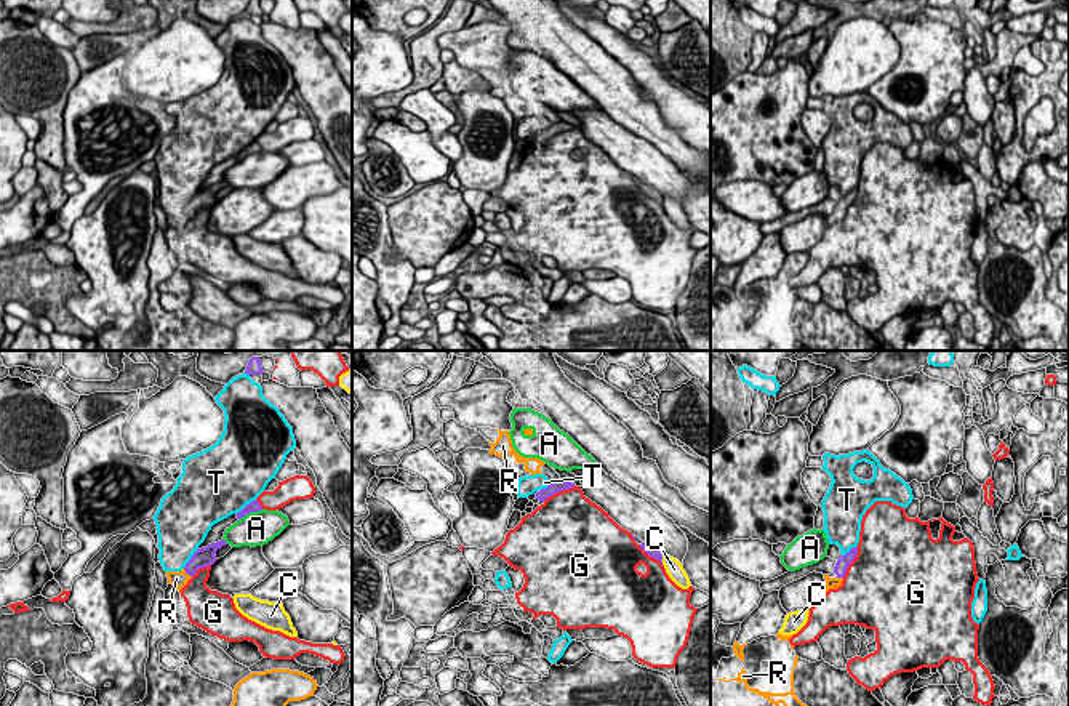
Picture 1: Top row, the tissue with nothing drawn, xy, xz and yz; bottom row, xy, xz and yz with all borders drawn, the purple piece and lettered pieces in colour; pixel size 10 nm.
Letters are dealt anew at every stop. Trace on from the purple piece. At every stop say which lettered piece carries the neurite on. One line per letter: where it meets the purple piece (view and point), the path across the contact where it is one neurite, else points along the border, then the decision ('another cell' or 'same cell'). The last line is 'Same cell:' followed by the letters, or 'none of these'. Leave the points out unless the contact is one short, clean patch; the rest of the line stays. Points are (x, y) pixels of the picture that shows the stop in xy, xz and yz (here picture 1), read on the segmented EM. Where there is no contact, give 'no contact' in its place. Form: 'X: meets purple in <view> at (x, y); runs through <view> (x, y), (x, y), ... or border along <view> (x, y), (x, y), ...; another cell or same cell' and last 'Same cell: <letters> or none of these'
A: meets purple in xy at (250, 511); another cell
C: meets purple in xz at (661, 559); another cell
G: meets purple in xz at (559, 490); another cell
R: meets purple in xy at (188, 573); another cell
T: meets purple in xy at (247, 505); another cell
Same cell: none of these

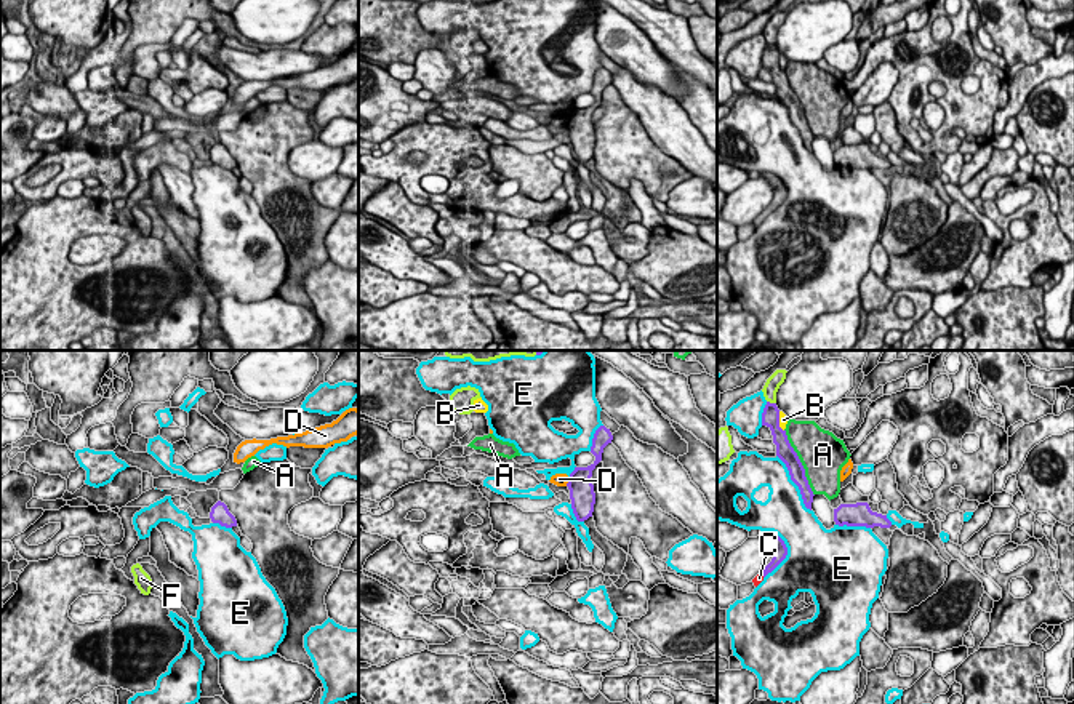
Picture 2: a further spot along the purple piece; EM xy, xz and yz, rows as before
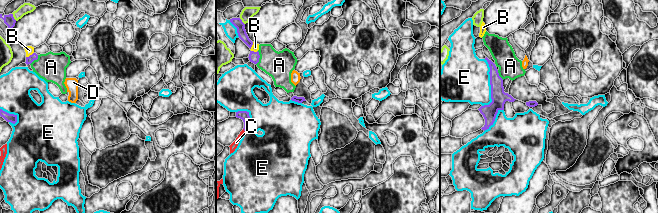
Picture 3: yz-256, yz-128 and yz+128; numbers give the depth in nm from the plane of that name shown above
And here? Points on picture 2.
A: meets purple in yz at (801, 463); another cell
B: meets purple in yz at (778, 421); another cell
C: meets purple in yz at (762, 575); runs through yz (778, 556), (762, 575), (759, 578); same cell
D: meets purple in xz at (569, 482); another cell
E: meets purple in yz at (786, 554); another cell
F: meets purple in yz at (772, 404); another cell
Same cell: C

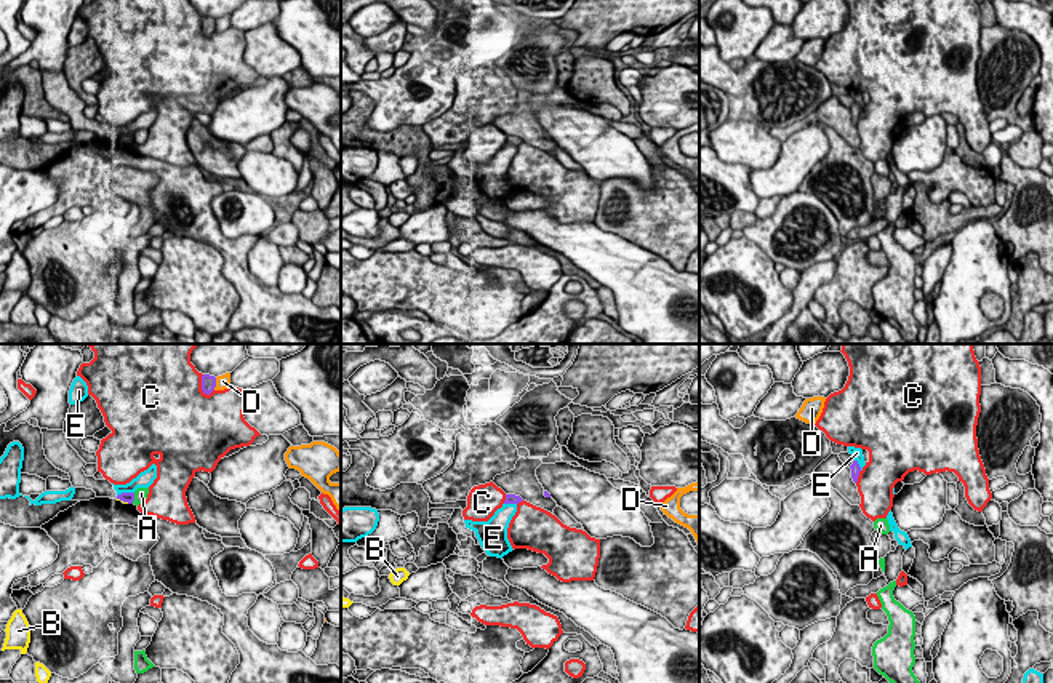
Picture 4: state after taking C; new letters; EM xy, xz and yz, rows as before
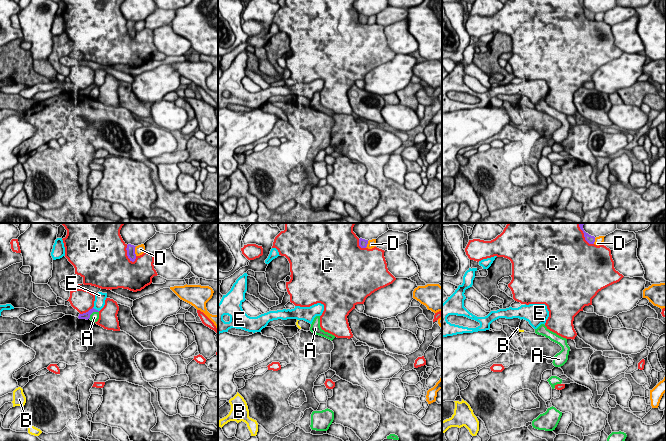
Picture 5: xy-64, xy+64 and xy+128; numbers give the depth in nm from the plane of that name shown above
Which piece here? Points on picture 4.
A: meets purple in xy at (133, 498); border along xy (135, 493), (132, 503); another cell
B: meets purple in xy at (124, 501); border along xy (117, 498), (128, 503); another cell
C: meets purple in xy at (202, 386); another cell
D: meets purple in xy at (215, 384); another cell
E: meets purple in yz at (858, 464); another cell
Same cell: none of these

